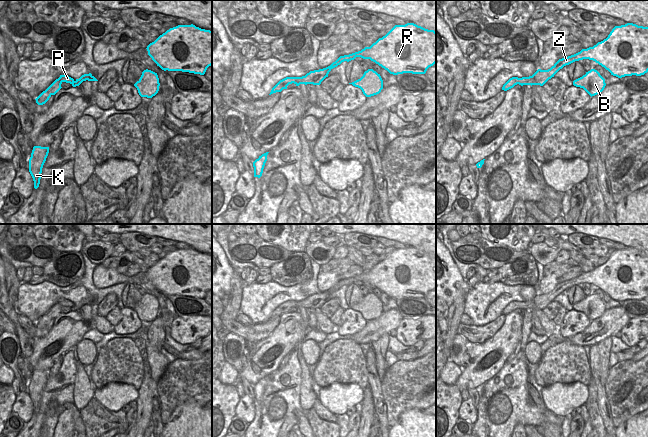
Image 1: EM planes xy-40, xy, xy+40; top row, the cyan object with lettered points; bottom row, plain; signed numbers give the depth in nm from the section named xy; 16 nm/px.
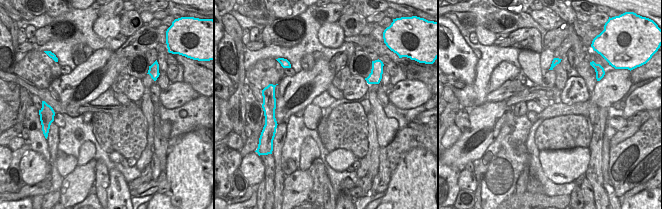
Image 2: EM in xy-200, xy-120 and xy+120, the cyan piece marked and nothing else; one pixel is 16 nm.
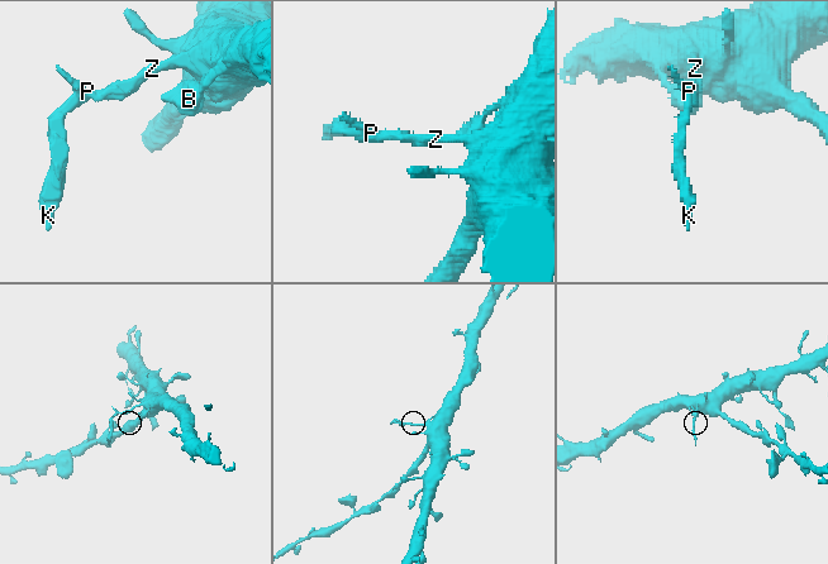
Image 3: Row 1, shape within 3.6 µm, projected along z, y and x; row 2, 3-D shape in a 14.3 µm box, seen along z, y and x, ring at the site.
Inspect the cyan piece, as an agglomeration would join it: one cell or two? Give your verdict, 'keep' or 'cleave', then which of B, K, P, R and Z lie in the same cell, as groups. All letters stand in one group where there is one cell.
cleave; groups B R Z / K P

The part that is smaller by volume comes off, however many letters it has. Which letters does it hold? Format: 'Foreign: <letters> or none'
Foreign: K, P

